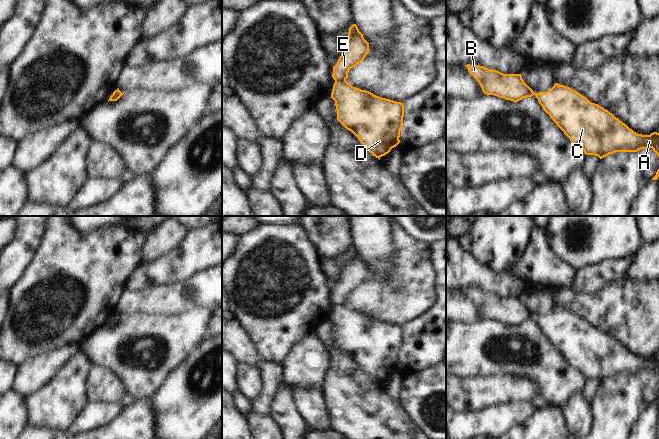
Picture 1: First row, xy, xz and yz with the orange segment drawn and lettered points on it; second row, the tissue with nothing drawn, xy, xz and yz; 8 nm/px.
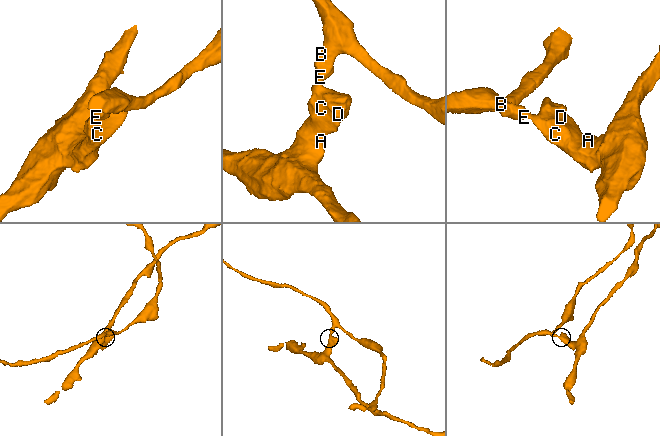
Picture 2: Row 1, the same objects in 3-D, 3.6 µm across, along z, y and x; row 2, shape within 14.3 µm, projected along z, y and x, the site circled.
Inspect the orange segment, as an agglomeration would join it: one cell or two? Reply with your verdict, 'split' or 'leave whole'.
split

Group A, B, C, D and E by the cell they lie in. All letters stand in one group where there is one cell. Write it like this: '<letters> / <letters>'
A C D / B E

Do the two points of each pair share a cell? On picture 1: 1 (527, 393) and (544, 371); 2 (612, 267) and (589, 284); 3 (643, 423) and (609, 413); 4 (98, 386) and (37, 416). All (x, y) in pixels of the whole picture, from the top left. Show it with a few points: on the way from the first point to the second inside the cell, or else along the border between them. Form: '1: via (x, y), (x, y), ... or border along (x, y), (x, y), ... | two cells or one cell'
1: border along (513, 374), (533, 379), (542, 389), (543, 395) | two cells
2: via (606, 273), (595, 278) | one cell
3: border along (648, 405), (630, 428) | two cells
4: border along (92, 368), (88, 378), (88, 397), (90, 401) | two cells

